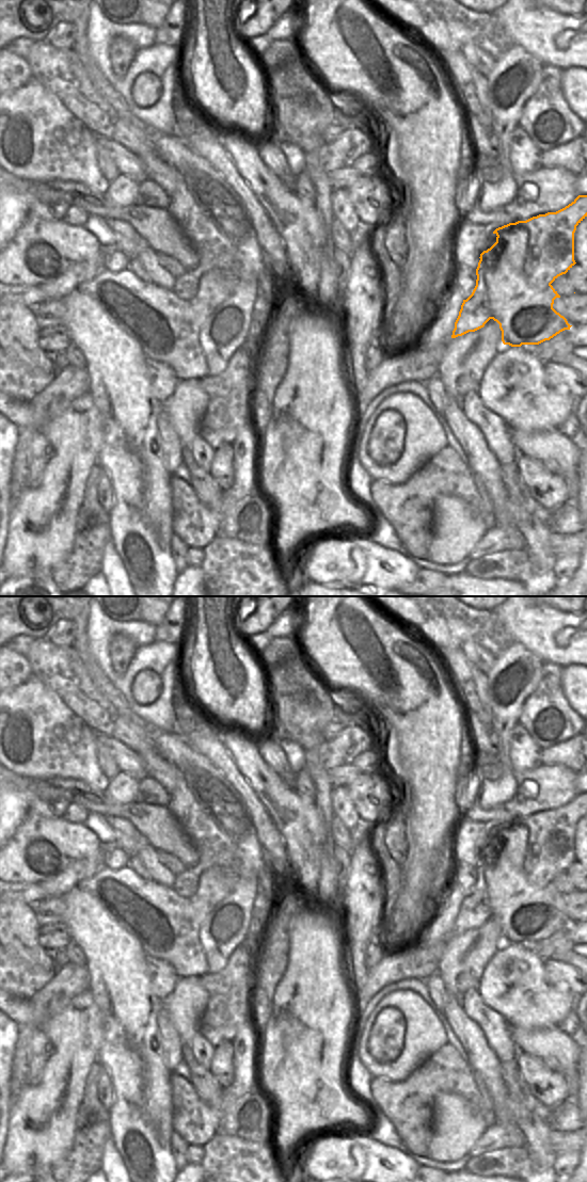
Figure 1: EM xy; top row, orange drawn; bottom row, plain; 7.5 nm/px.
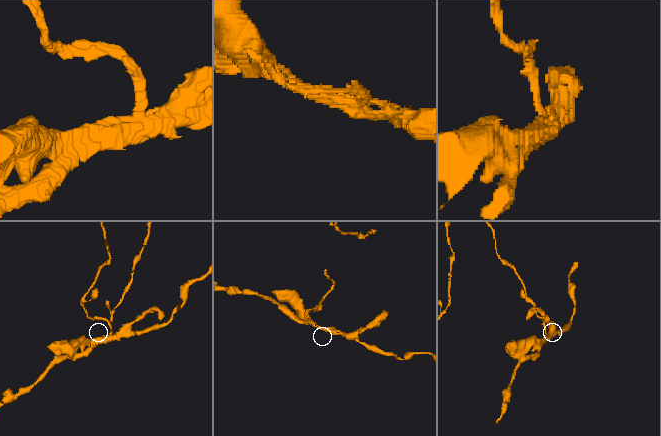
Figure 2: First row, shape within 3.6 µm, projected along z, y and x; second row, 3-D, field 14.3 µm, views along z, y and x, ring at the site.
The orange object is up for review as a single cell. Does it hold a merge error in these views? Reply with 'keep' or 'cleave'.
cleave

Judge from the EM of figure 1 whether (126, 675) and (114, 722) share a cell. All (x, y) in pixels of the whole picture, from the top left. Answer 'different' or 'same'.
different

